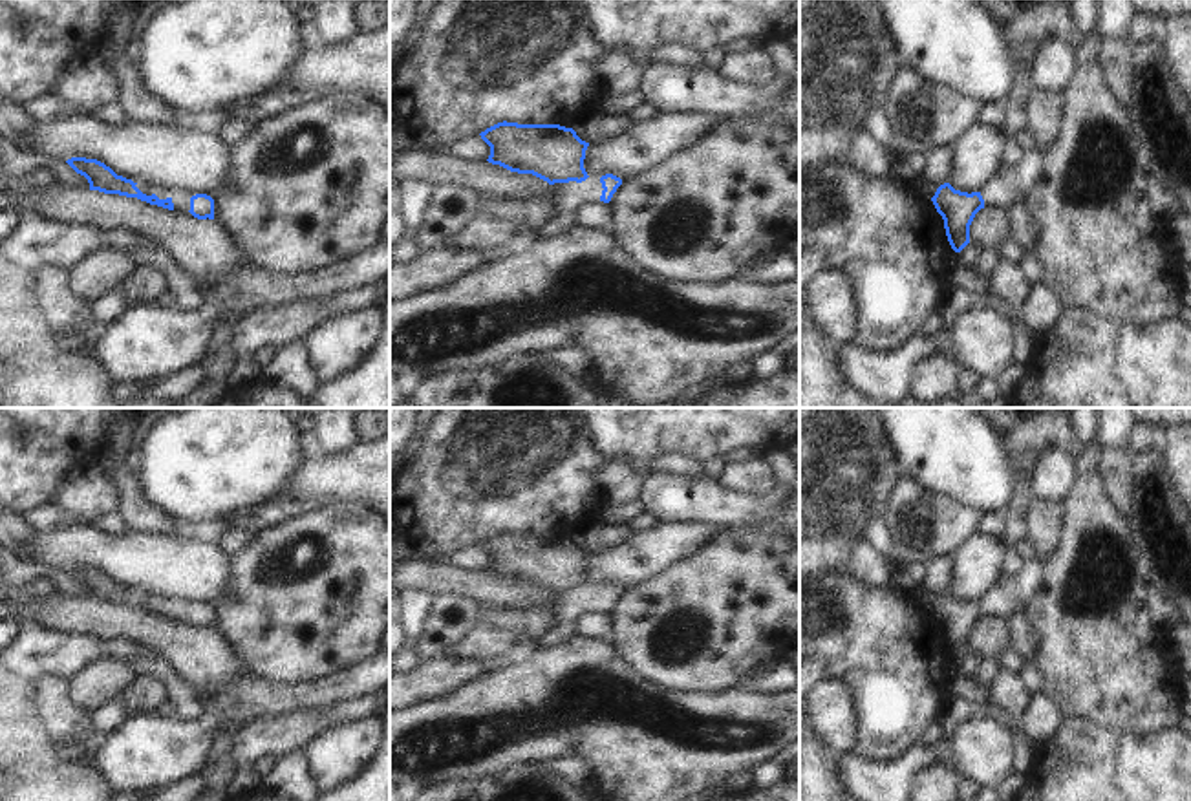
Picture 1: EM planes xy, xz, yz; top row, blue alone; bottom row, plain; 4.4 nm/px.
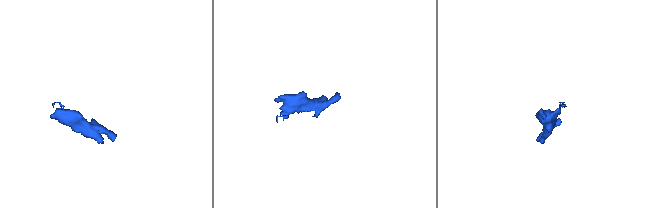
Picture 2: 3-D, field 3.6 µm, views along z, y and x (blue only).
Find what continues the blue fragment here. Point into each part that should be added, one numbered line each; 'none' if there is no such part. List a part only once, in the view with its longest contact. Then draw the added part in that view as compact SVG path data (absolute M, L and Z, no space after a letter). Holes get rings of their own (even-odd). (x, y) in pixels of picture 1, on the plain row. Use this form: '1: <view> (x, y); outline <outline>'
1: xy (182, 611); outline M139 593L135 596L146 605L156 603L159 609L170 607L176 622L188 622L190 620L190 607L192 605L188 605L188 603L170 602L165 598L157 598L152 594L139 594Z

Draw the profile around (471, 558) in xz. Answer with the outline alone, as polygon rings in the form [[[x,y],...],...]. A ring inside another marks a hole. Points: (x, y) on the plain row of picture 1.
[[[468,545],[450,552],[448,563],[459,571],[487,571],[490,556],[481,549],[481,545]]]

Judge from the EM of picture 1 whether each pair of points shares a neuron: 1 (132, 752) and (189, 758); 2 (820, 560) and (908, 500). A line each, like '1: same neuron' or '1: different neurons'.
1: same neuron
2: different neurons

